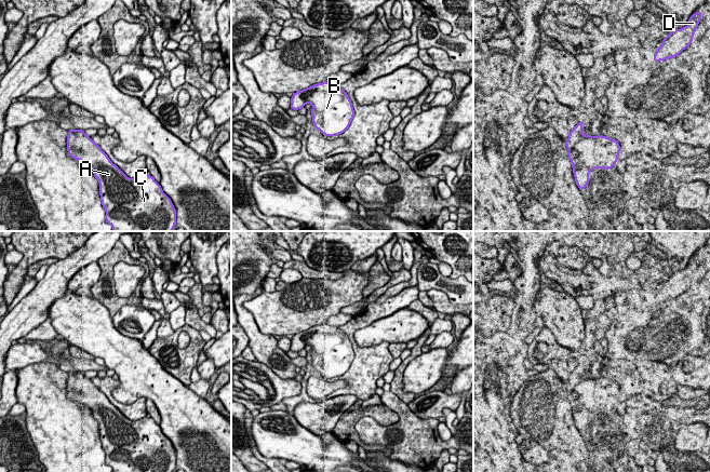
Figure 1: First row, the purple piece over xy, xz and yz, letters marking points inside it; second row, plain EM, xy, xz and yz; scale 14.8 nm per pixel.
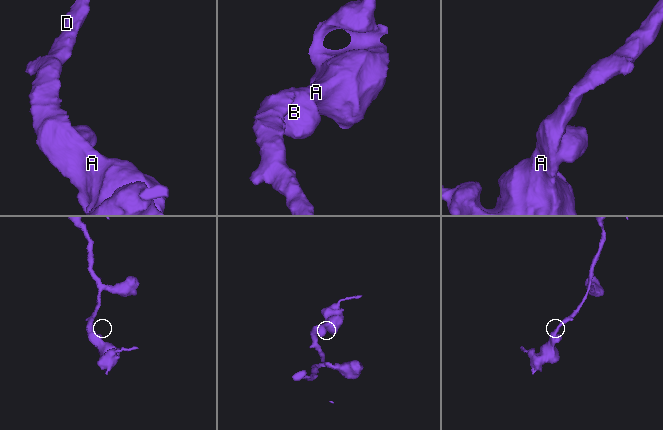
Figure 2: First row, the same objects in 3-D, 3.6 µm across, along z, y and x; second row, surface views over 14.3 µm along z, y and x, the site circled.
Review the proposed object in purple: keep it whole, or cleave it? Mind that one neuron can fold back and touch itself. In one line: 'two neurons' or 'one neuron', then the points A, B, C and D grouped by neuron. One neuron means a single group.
one neuron | A B C D

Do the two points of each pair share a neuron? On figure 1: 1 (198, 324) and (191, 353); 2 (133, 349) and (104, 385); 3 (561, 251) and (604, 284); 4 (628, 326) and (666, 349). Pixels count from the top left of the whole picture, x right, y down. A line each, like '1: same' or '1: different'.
1: different
2: different
3: different
4: same

